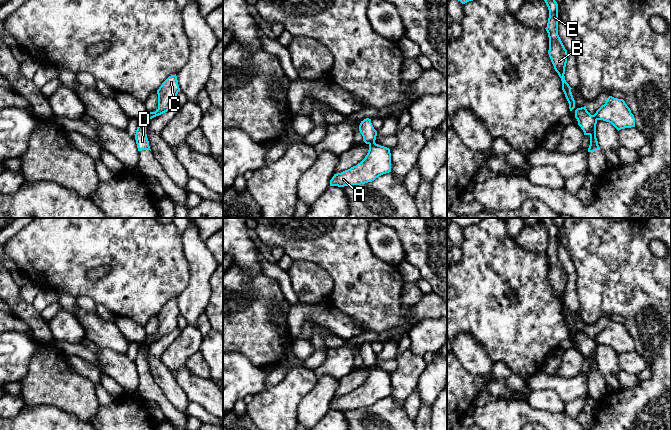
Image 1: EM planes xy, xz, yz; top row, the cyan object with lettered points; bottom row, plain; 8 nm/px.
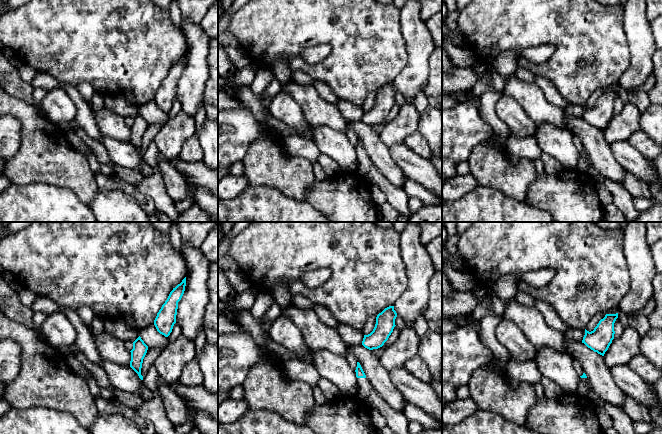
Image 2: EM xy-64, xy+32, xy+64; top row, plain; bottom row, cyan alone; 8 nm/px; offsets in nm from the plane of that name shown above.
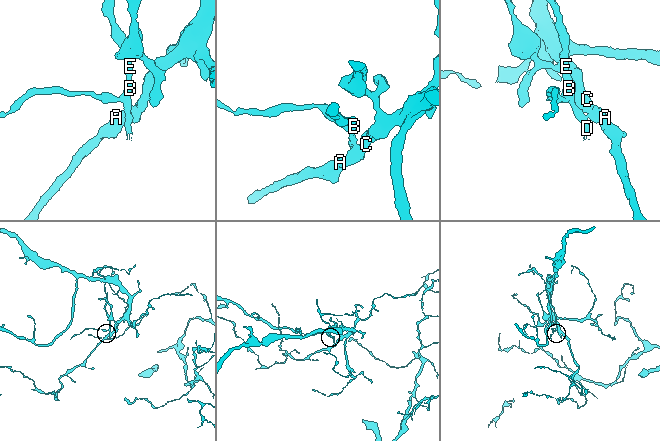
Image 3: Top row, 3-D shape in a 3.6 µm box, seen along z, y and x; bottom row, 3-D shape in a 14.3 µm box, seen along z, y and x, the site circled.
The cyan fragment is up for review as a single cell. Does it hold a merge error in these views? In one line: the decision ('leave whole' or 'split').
leave whole

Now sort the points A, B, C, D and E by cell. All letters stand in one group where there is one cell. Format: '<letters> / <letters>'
A B C D E

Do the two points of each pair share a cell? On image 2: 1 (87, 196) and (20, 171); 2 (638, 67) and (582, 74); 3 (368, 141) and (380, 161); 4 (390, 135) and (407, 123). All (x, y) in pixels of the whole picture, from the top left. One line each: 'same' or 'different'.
1: same
2: different
3: same
4: same

